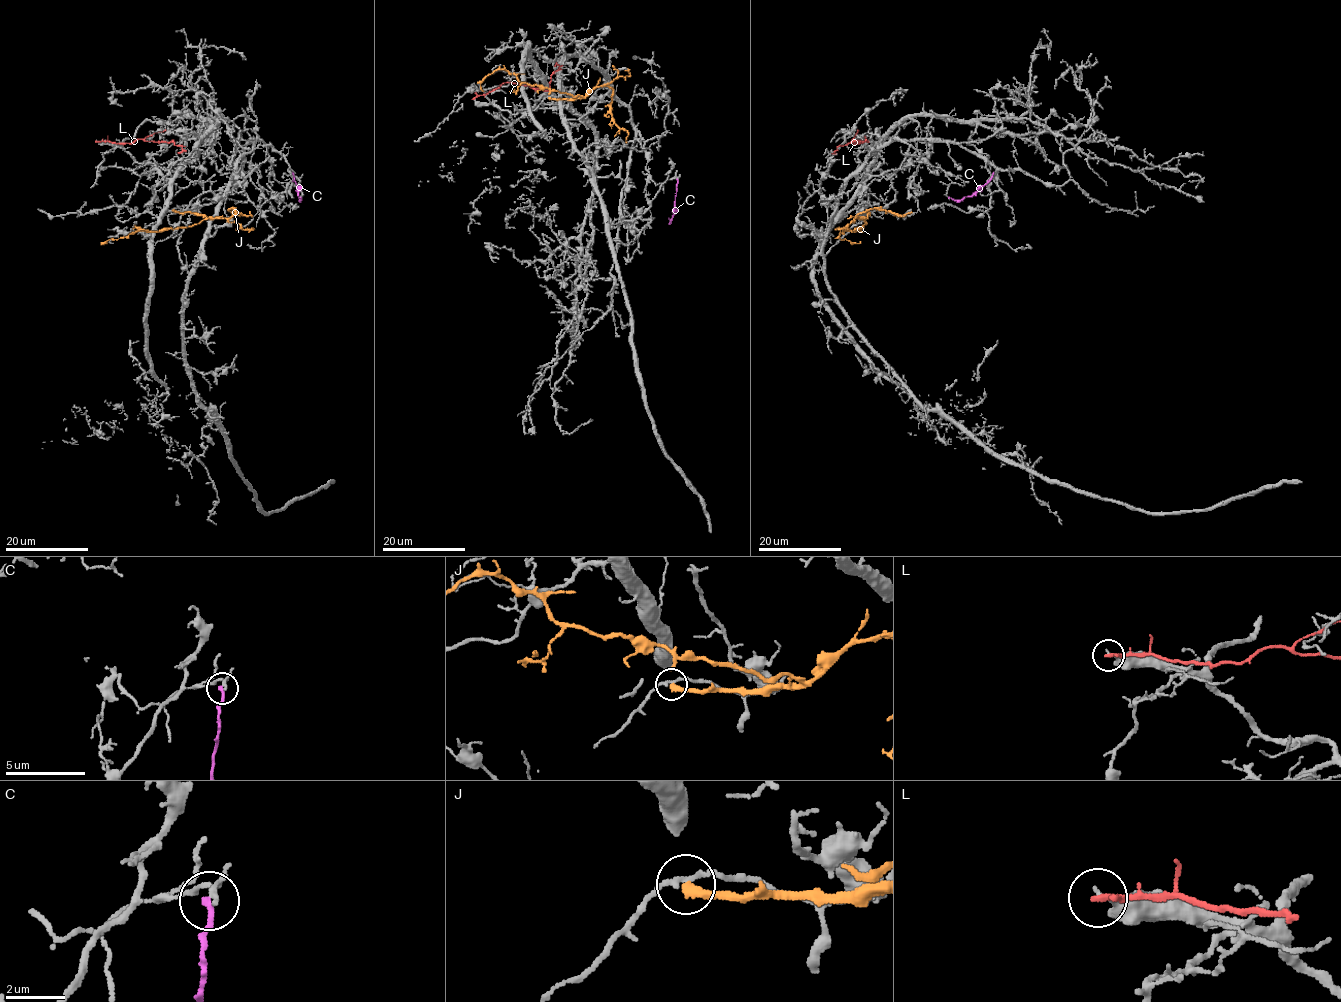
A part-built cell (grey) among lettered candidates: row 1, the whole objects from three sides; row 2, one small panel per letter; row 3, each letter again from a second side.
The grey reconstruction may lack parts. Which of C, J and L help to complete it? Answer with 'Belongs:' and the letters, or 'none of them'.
Belongs: none of them

